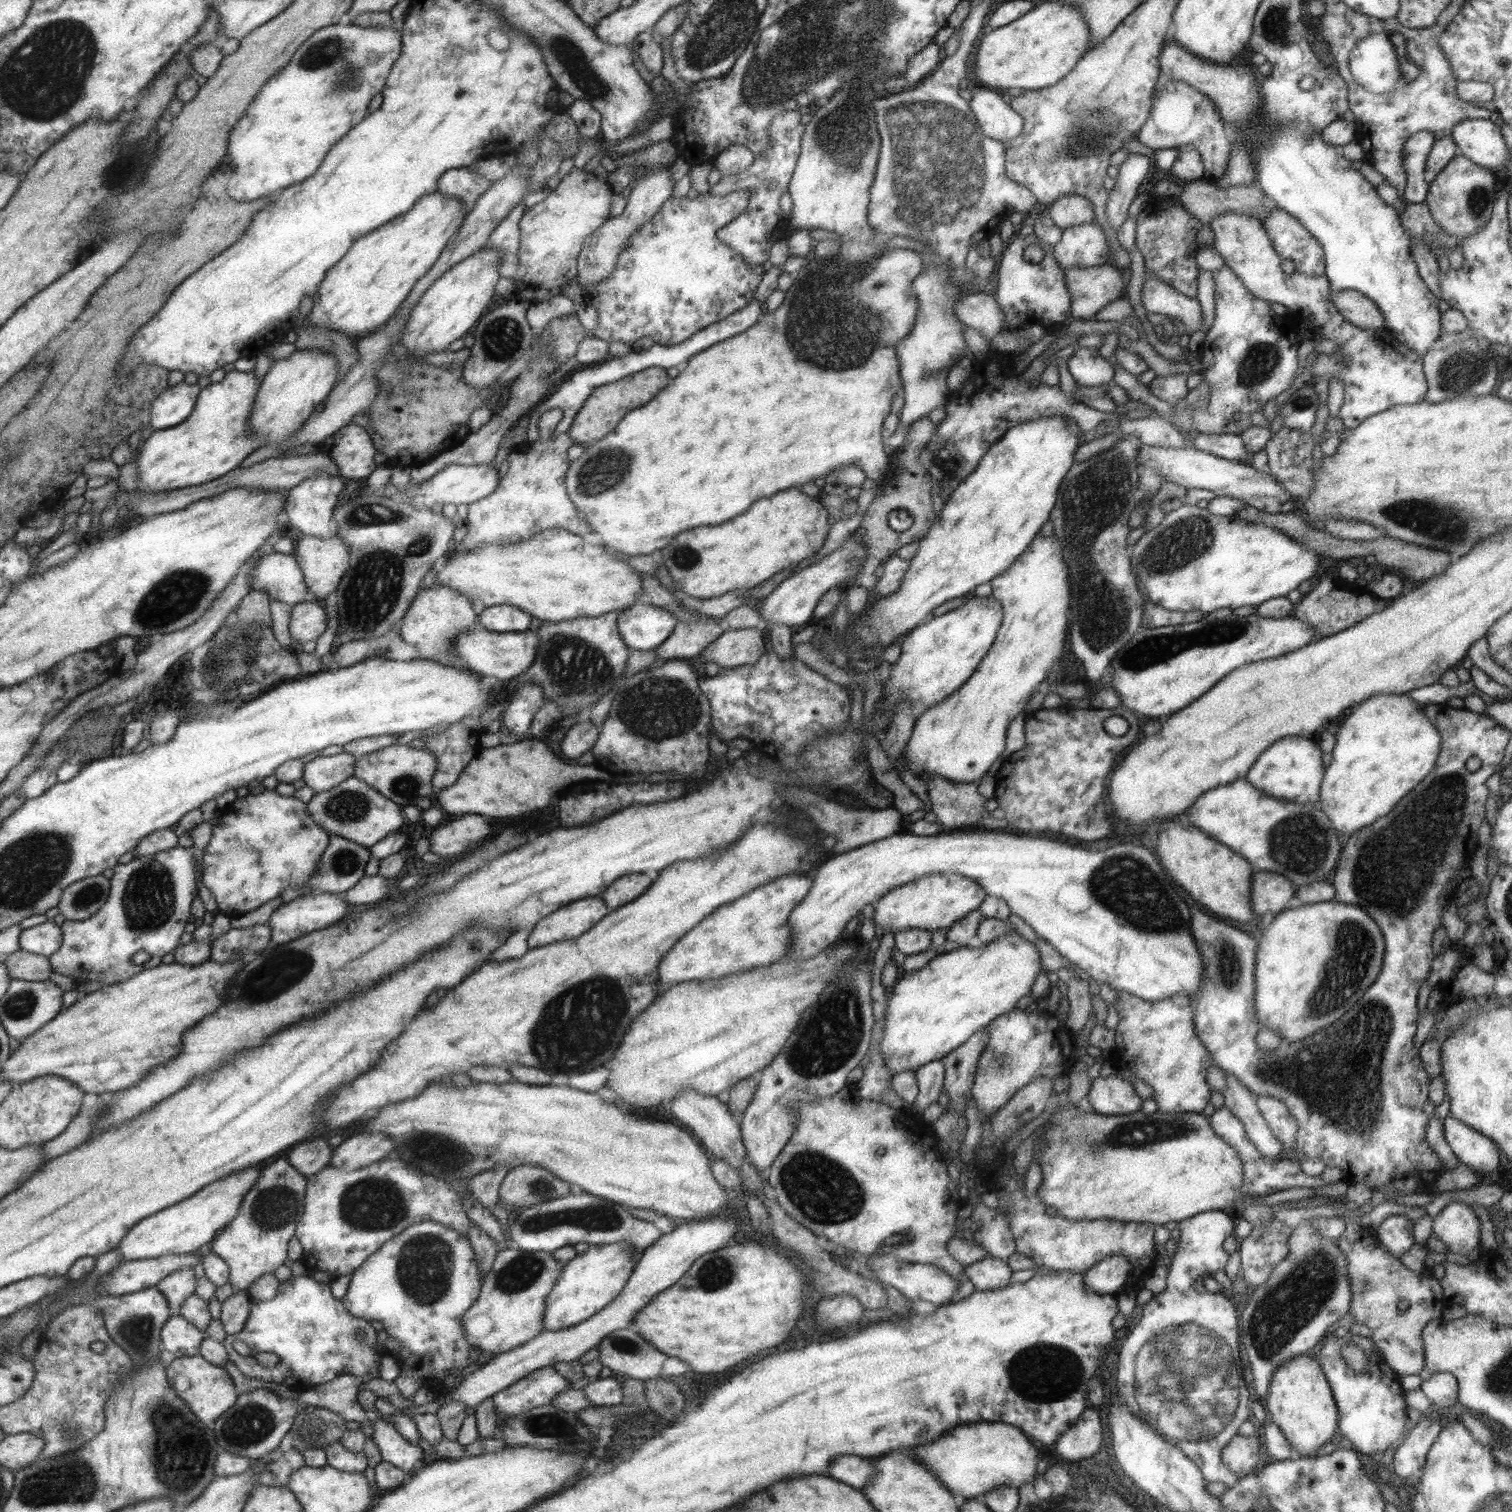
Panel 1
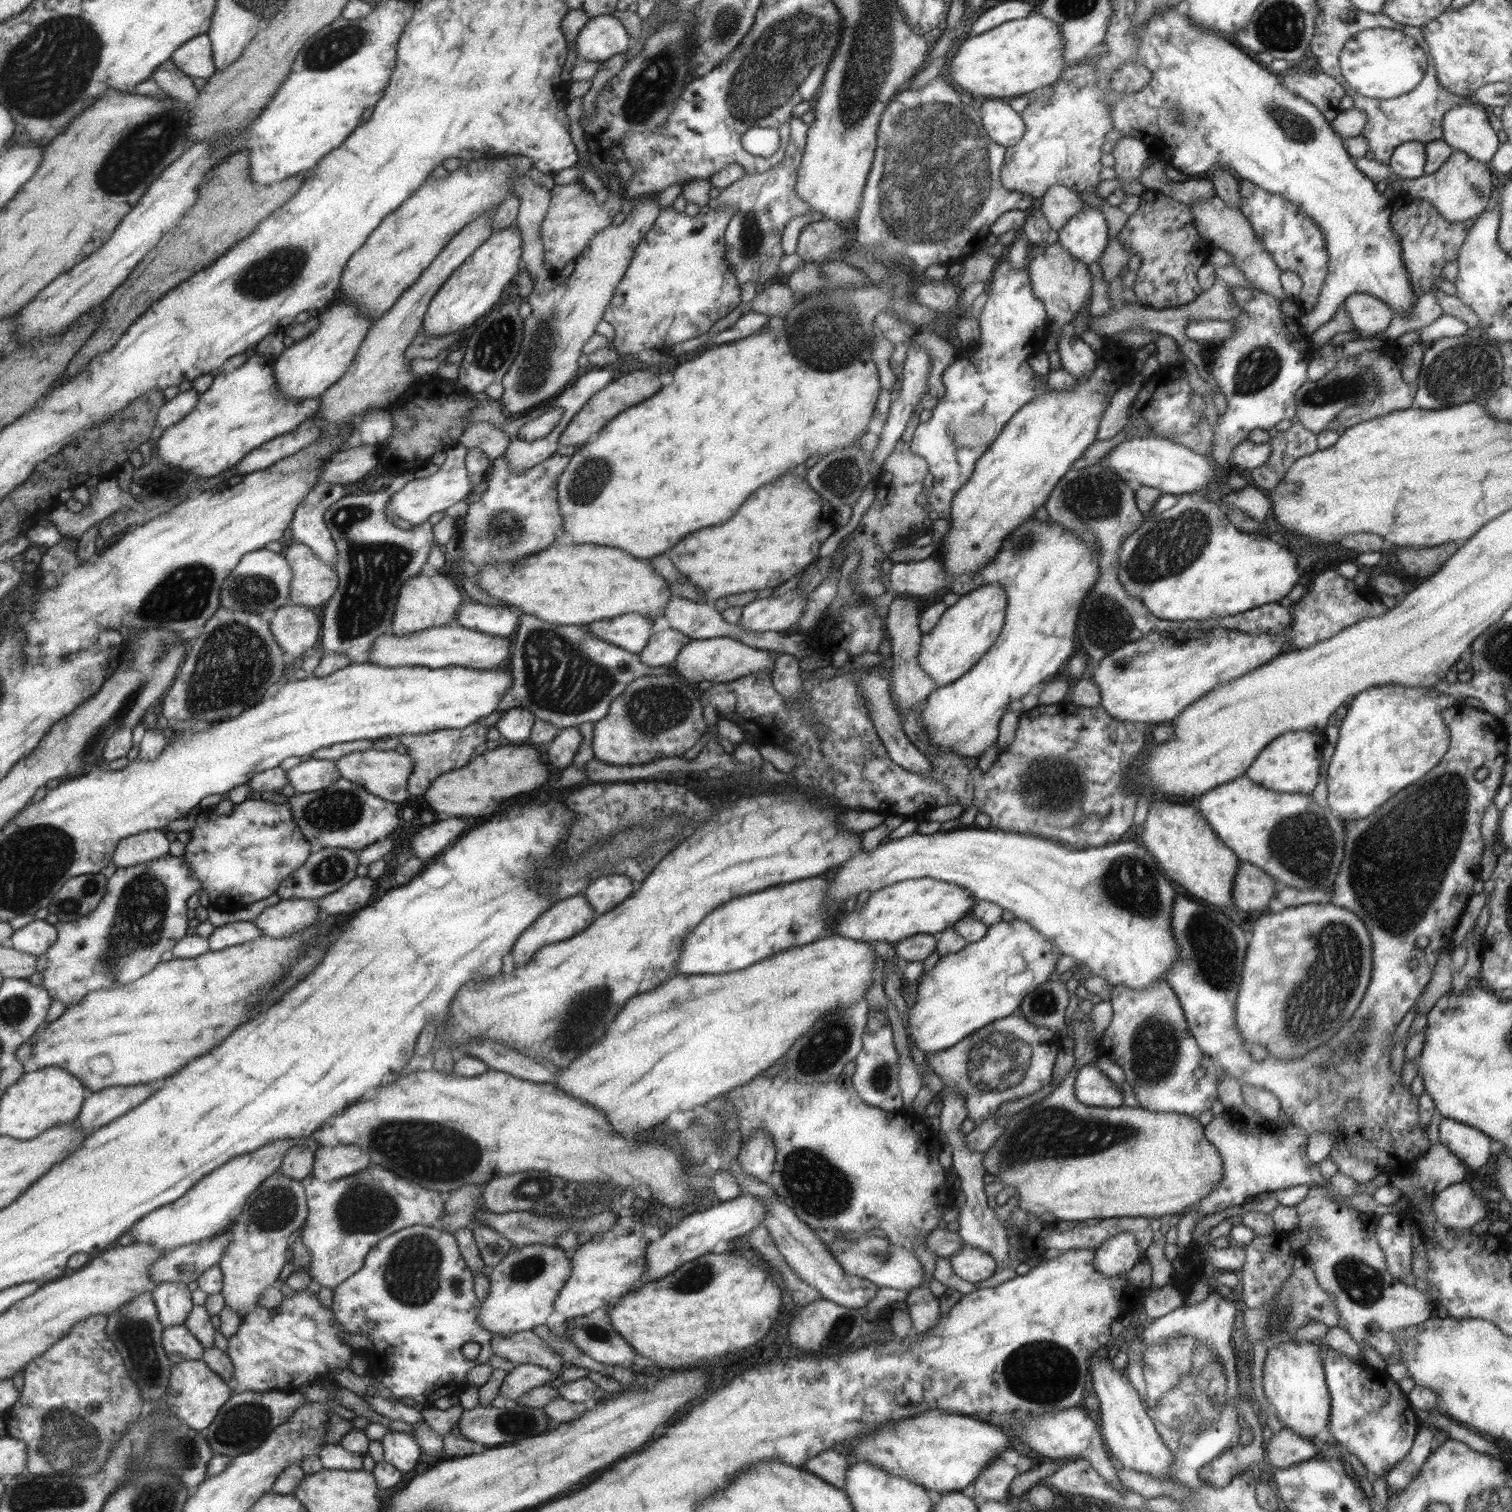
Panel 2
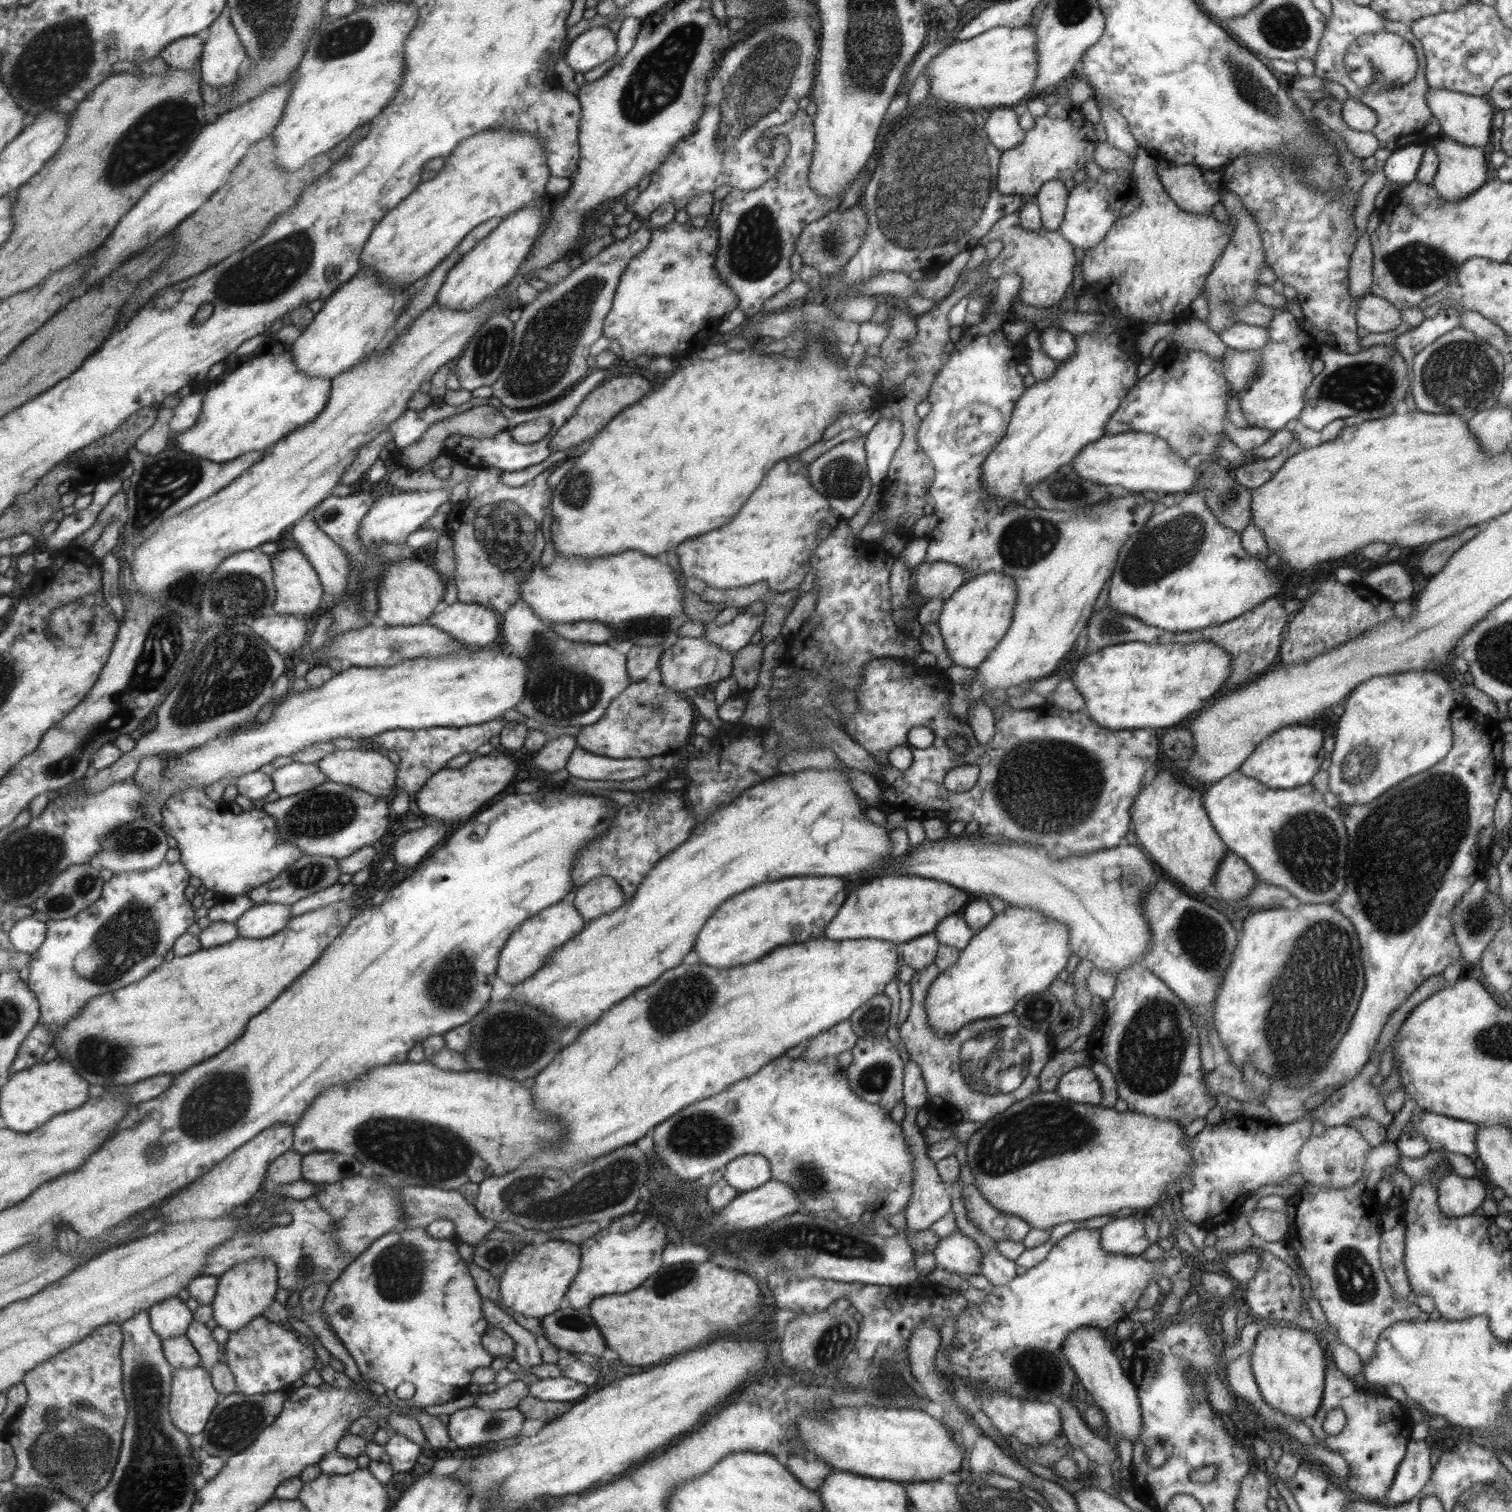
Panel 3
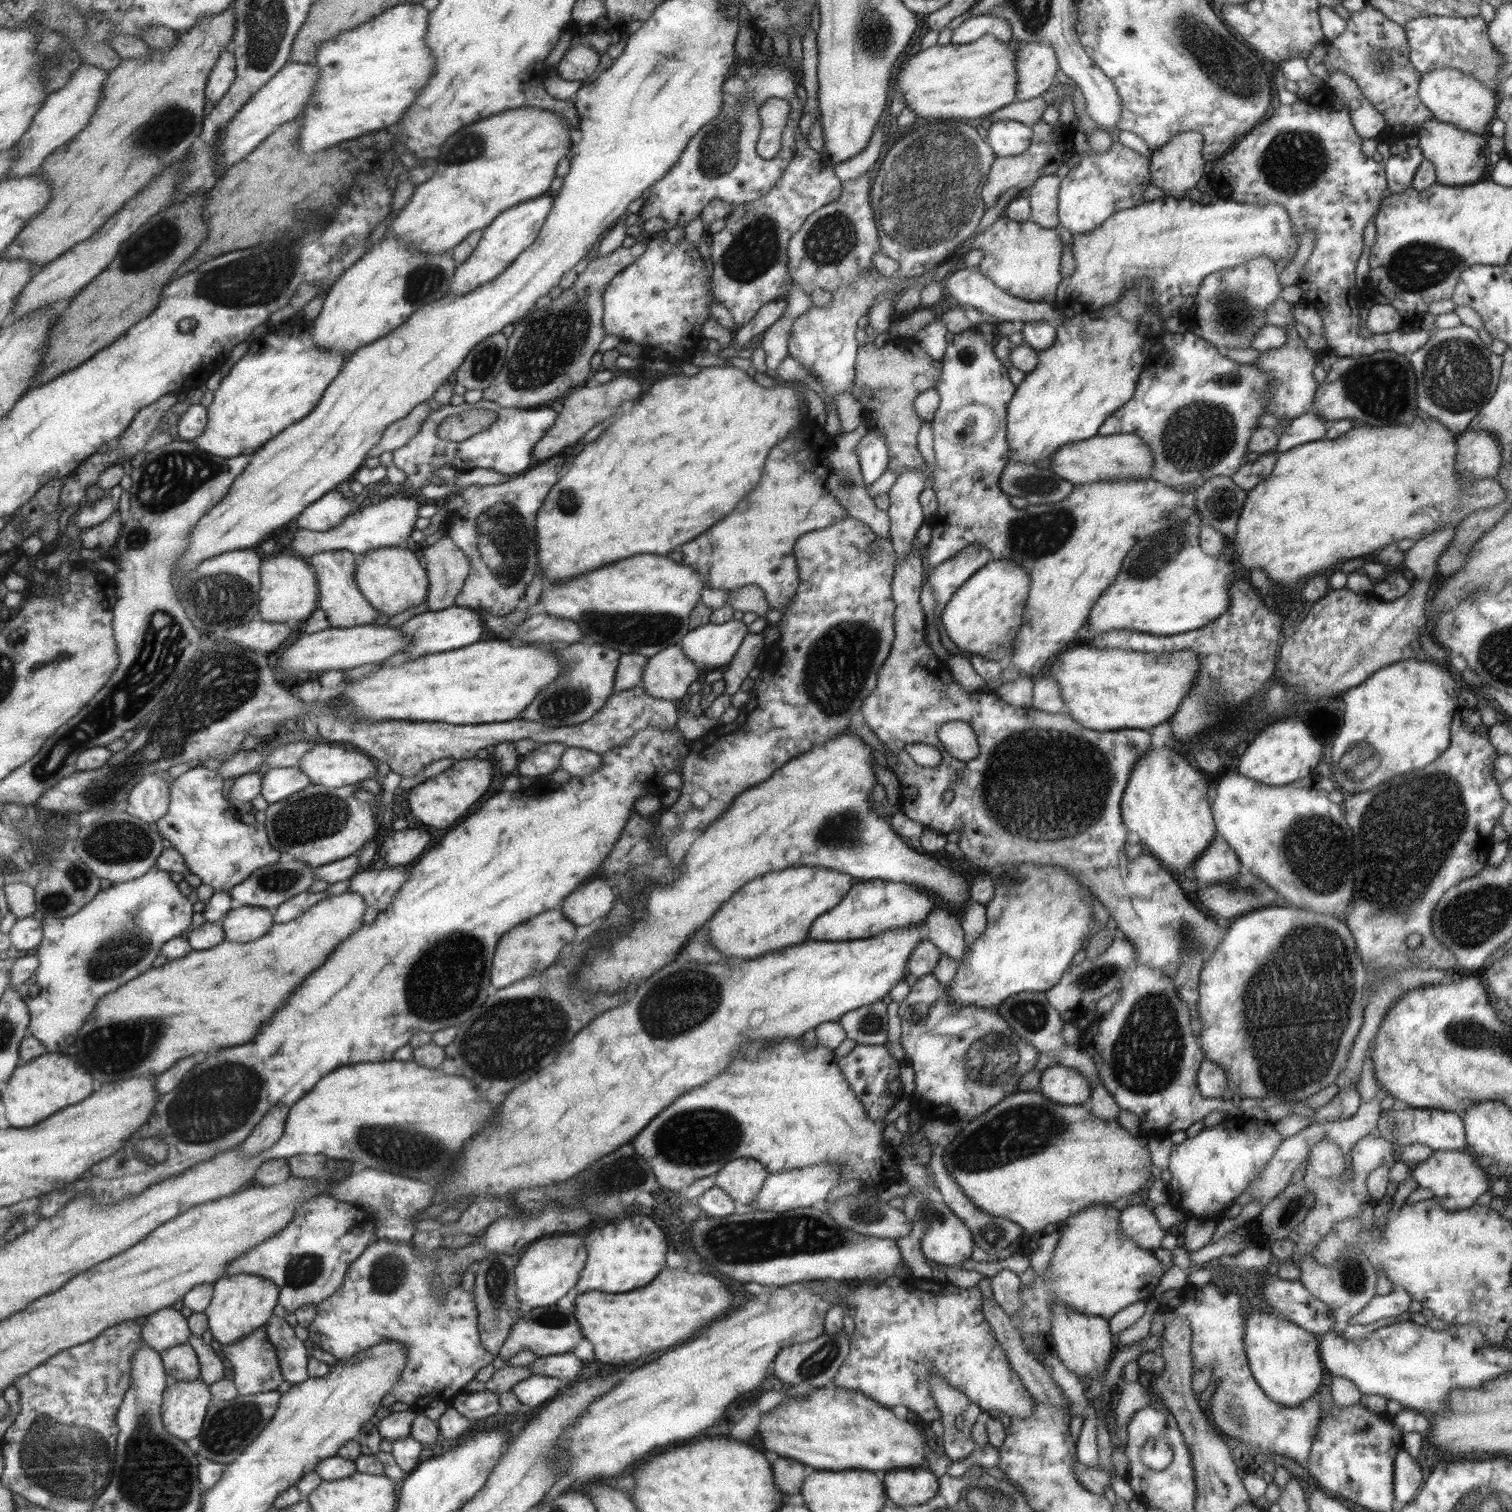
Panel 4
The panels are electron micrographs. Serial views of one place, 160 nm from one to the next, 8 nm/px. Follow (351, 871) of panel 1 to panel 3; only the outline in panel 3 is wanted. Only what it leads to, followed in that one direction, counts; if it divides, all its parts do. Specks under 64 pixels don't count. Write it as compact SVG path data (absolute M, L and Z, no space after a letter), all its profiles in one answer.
M303 852L300 858L287 865L280 873L277 873L277 876L274 876L262 885L251 888L251 890L246 892L246 895L255 905L261 903L290 905L304 896L337 883L336 878L340 873L340 870L337 868L337 858L319 855L311 856Z

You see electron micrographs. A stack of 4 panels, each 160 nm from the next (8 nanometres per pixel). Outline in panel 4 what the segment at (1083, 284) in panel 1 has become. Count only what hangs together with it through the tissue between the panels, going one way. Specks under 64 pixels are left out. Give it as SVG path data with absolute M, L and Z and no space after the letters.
M1002 215L974 238L971 248L983 254L976 269L1001 290L1028 301L1050 303L1062 280L1059 273L1061 244L1052 228L1043 228L1030 220L1009 220Z

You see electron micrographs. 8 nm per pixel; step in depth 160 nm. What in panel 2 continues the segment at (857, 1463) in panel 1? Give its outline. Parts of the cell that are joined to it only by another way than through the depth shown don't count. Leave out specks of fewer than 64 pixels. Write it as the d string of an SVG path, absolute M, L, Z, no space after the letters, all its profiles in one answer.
M834 1448L809 1458L801 1469L815 1475L833 1488L841 1489L845 1472L851 1463L852 1460L847 1455L840 1449Z

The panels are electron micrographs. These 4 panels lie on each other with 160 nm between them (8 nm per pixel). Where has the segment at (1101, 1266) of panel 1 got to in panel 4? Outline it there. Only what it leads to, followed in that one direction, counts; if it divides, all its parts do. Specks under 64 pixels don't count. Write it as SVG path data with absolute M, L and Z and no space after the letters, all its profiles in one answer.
M1127 1205L1120 1210L1119 1228L1121 1234L1133 1240L1140 1247L1154 1250L1161 1246L1163 1237L1167 1234L1161 1228L1157 1217L1145 1205Z

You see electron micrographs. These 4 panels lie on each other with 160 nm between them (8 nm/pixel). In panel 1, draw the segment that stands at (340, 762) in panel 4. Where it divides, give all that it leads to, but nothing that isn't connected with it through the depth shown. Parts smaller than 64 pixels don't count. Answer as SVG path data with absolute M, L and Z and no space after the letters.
M395 742L372 753L355 757L352 776L362 780L365 784L377 790L379 794L402 807L406 805L415 806L417 797L433 798L434 793L430 776L435 768L437 768L435 757L428 750L415 750L408 744L399 745Z

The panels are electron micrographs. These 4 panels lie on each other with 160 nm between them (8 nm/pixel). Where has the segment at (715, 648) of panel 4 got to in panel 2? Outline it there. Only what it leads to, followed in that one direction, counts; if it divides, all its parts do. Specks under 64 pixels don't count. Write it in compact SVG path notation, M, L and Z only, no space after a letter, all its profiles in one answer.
M798 588L779 597L755 599L742 607L736 626L749 632L779 631L788 633L803 614L806 594Z

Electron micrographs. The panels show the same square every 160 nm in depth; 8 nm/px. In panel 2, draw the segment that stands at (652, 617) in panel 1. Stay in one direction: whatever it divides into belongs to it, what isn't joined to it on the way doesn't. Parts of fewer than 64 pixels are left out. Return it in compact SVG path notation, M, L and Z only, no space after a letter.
M630 613L583 624L595 638L637 654L646 645L653 623L647 617Z

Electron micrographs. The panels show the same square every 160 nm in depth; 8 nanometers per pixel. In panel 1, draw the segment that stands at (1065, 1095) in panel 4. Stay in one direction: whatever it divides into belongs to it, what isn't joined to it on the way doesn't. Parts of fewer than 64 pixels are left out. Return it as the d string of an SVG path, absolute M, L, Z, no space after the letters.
M1098 1075L1090 1080L1087 1102L1091 1110L1108 1115L1131 1114L1139 1111L1143 1100L1135 1093L1132 1084L1120 1076Z

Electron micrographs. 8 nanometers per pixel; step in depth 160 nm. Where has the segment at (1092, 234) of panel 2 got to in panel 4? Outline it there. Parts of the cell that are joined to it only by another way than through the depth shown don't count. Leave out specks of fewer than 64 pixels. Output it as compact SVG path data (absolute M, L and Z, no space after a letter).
M1114 140L1105 151L1079 156L1077 164L1060 179L1058 221L1071 235L1088 234L1114 212L1141 204L1143 190L1151 184L1149 159Z

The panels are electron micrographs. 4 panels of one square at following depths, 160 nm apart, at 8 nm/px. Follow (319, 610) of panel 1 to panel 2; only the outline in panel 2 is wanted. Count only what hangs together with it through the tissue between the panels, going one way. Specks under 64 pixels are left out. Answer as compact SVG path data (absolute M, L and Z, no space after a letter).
M286 604L269 618L269 631L284 655L307 655L321 633L321 622L311 607Z

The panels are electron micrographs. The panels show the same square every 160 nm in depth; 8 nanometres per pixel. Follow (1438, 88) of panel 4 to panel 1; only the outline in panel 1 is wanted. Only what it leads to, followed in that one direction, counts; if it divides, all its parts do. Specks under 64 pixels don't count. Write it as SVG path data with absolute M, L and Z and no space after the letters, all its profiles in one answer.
M1490 119L1460 120L1453 125L1450 136L1458 154L1477 166L1496 174L1503 165L1509 164L1509 150L1503 143L1500 128Z

